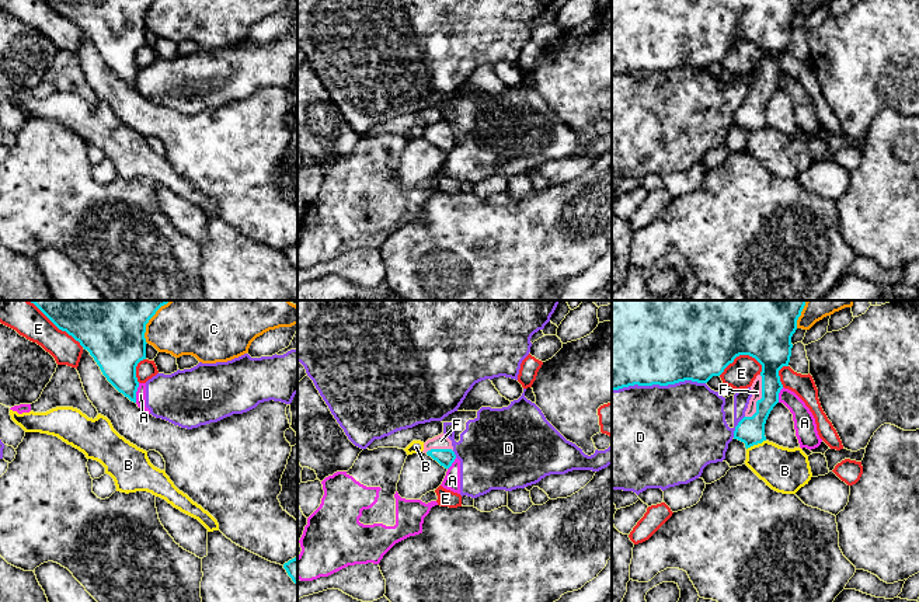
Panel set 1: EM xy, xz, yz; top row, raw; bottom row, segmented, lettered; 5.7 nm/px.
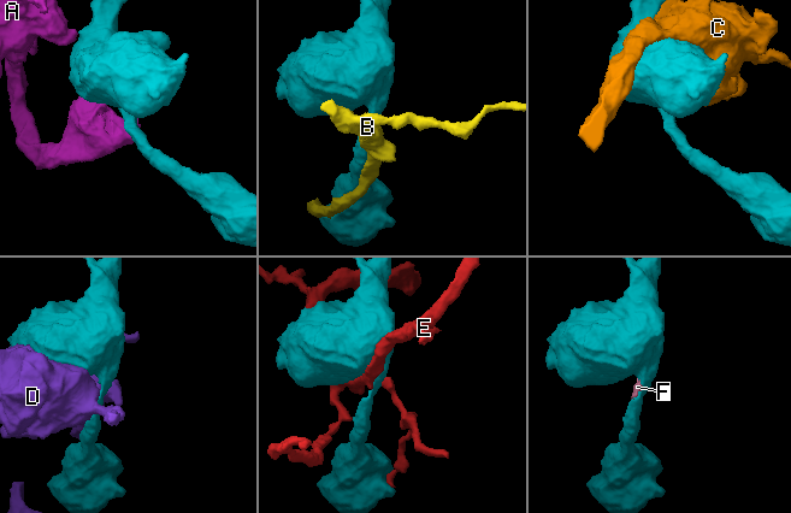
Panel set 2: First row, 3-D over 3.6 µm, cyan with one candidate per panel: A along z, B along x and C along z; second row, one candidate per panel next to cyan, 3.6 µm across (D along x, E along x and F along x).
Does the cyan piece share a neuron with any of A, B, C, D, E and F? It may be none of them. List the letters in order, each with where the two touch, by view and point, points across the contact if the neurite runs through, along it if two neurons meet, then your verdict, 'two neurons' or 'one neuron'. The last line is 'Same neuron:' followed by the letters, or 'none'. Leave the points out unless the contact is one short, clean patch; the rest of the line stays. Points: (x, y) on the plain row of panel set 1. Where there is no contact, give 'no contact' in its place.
A: contact xy (135, 79); border xy (139, 69), (135, 77), (135, 87); two neurons
B: contact yz (755, 129); two neurons
C: contact xy (145, 14); two neurons
D: contact yz (658, 69); two neurons
E: contact yz (740, 39); two neurons
F: contact yz (761, 84); one neuron
Same neuron: F

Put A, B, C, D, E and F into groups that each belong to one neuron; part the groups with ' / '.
A D / B / C / E / F

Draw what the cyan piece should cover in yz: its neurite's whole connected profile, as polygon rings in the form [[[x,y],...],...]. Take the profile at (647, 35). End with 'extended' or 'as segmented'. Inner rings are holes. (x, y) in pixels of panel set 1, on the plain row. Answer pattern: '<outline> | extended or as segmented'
[[[612,0],[612,76],[629,72],[668,72],[685,66],[707,69],[720,62],[739,41],[749,41],[762,51],[753,66],[745,102],[734,125],[745,133],[766,126],[765,109],[779,88],[783,74],[779,56],[789,52],[791,22],[801,0]]] | extended

